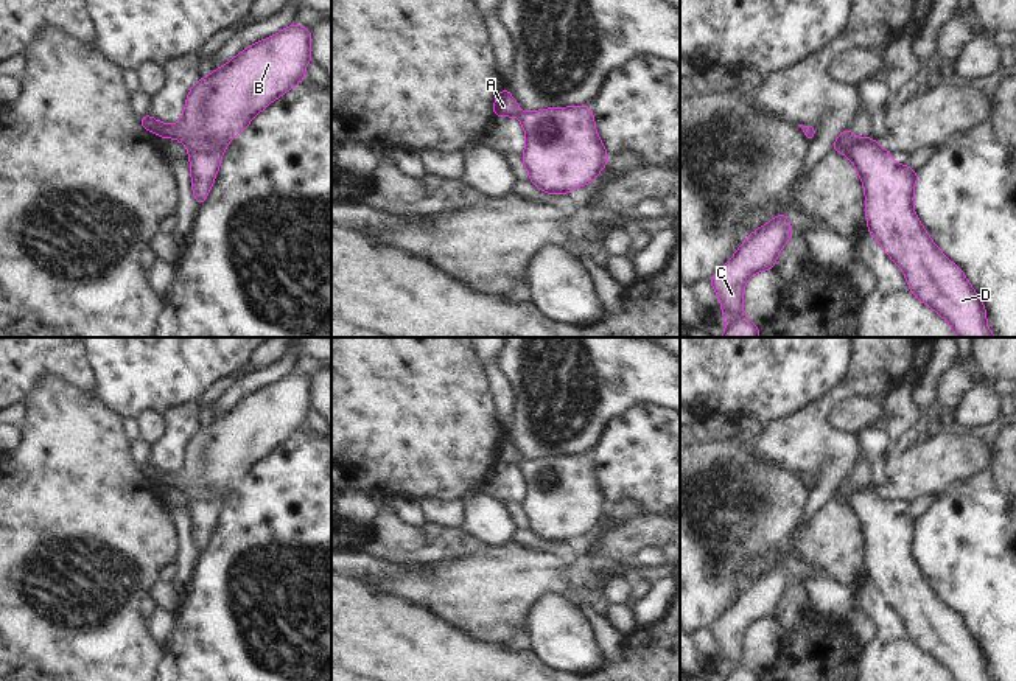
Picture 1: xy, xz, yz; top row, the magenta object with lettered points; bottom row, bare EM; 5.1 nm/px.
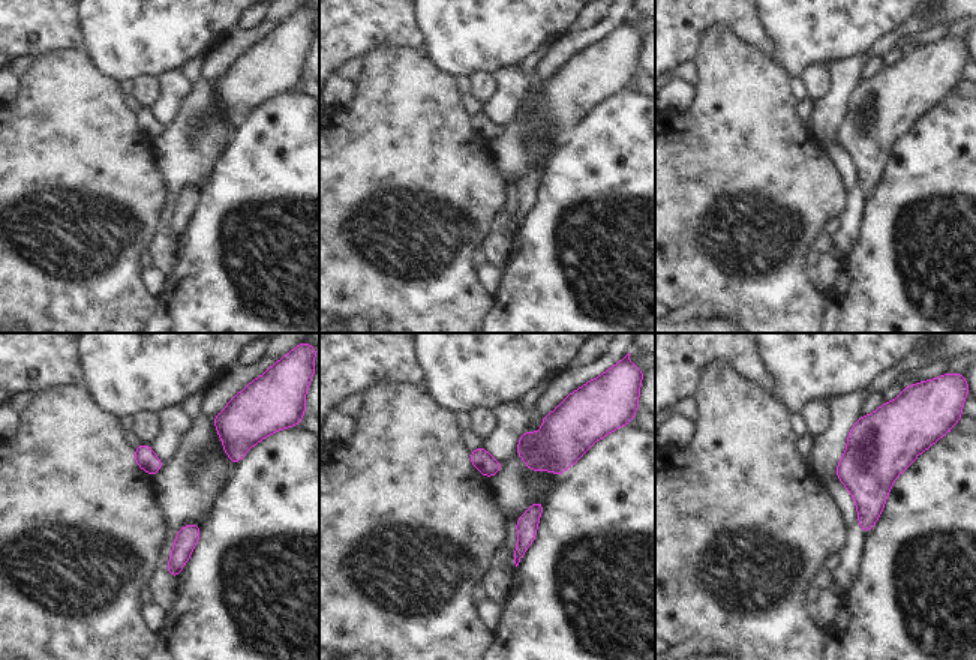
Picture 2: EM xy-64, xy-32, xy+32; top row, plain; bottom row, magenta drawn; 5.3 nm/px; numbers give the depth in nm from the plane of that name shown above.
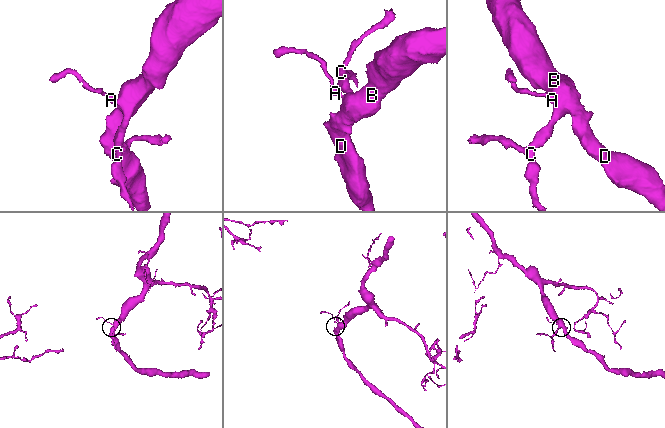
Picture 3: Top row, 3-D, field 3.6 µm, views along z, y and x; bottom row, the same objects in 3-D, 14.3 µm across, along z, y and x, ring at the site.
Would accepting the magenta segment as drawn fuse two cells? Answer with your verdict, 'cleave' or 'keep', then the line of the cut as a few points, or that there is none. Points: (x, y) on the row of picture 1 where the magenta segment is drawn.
keep | no cut

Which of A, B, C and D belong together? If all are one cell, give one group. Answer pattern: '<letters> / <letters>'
A B C D

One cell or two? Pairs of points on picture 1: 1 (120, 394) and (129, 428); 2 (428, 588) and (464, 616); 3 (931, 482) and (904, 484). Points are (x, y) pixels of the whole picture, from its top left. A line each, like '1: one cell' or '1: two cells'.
1: two cells
2: one cell
3: one cell

